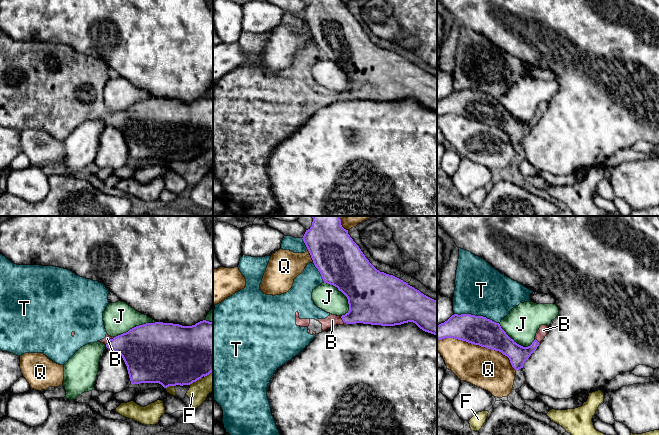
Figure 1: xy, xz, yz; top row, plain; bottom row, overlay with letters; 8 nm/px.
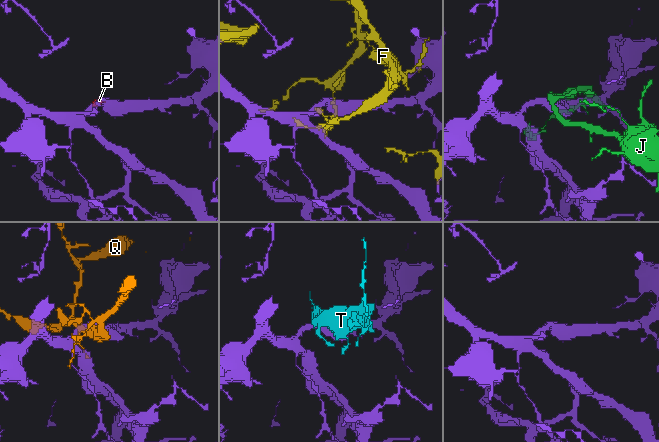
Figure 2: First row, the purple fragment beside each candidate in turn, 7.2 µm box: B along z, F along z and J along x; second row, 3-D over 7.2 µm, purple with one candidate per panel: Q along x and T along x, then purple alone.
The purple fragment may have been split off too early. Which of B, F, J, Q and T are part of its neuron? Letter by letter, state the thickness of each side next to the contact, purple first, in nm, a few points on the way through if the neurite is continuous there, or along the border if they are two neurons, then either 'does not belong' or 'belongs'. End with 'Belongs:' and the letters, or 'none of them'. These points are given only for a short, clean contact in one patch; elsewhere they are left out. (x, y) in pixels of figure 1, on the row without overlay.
B: 320/50 nm | along xy (114, 113), (105, 120) | does not belong
F: 480/160 nm | does not belong
J: 420/220 nm | does not belong
Q: 240/320 nm | does not belong
T: 240/420 nm | does not belong
Belongs: none of them

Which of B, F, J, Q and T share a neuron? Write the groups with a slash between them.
B T / F / J / Q

